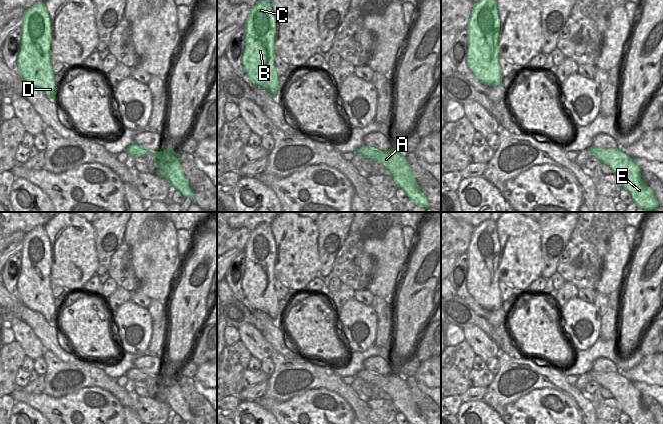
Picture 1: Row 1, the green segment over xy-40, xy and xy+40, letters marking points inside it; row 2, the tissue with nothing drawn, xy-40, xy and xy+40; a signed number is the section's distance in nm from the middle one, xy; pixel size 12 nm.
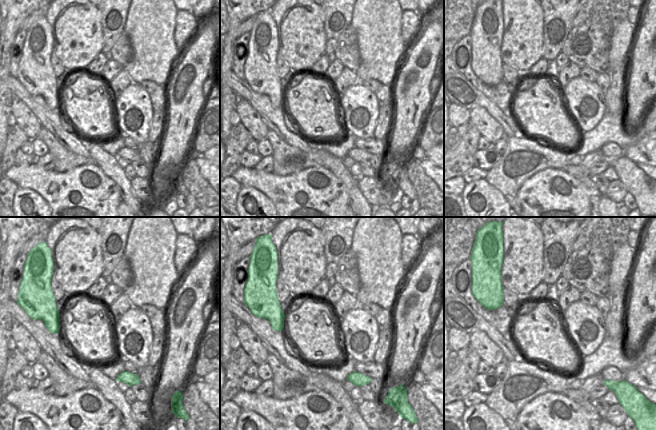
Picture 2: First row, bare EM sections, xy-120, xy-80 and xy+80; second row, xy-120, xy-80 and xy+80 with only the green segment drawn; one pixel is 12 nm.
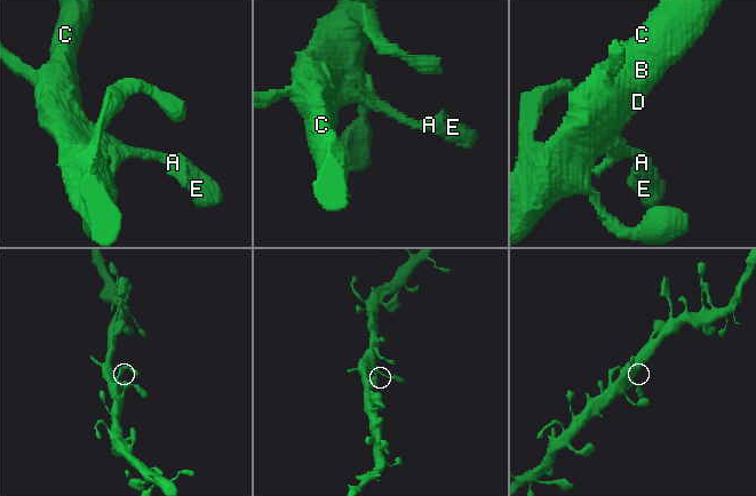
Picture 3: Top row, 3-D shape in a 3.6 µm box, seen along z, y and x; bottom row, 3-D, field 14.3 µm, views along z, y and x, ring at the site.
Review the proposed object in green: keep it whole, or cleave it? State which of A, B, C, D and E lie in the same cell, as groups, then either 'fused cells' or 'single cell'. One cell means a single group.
groups A B C D E; single cell

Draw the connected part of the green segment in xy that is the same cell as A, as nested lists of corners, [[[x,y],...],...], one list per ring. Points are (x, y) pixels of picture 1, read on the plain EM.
[[[363,368],[357,373],[356,377],[384,390],[397,411],[403,414],[410,424],[427,424],[412,398],[405,378],[396,372],[381,375]]]

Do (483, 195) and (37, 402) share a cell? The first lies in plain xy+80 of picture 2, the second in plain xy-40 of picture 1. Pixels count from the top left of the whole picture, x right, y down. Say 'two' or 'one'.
two

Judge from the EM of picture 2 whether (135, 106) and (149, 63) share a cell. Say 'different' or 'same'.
different

